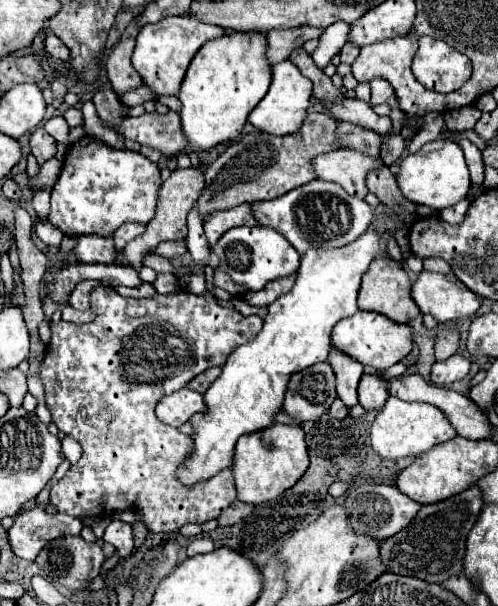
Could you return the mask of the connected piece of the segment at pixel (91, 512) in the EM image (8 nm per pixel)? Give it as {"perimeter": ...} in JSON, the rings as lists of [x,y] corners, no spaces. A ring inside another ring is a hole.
{"perimeter":[[[97,287],[91,293],[91,307],[97,309],[97,319],[91,323],[51,323],[51,343],[47,345],[41,365],[45,401],[55,425],[65,435],[75,437],[83,447],[81,459],[71,465],[65,477],[51,489],[51,503],[59,513],[79,519],[135,511],[155,533],[179,531],[187,523],[205,523],[219,517],[237,499],[231,469],[223,469],[223,473],[209,479],[209,483],[199,483],[195,487],[179,485],[175,471],[177,463],[183,463],[191,451],[191,437],[161,423],[155,417],[155,405],[161,397],[183,389],[195,375],[225,365],[233,349],[255,339],[263,327],[263,319],[257,315],[243,317],[235,309],[221,307],[209,289],[203,295],[177,291],[133,299],[121,297],[113,287]]]}

